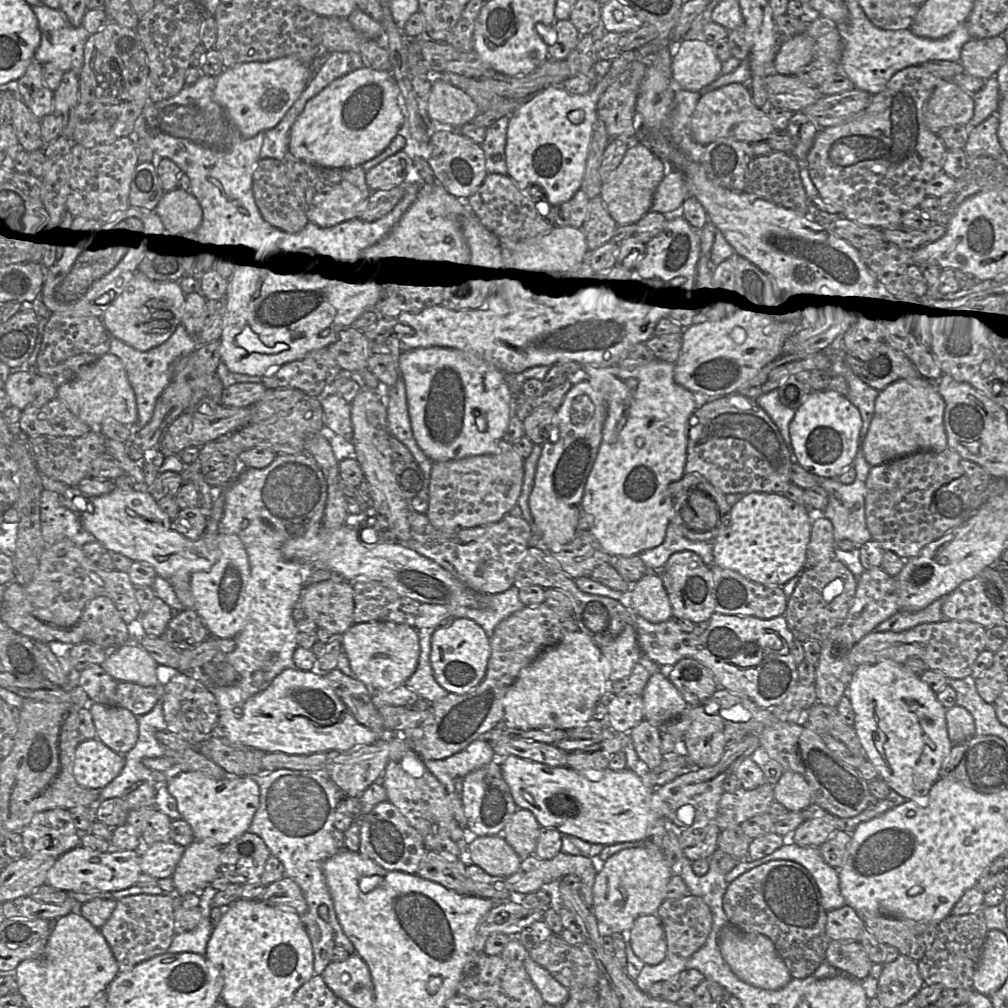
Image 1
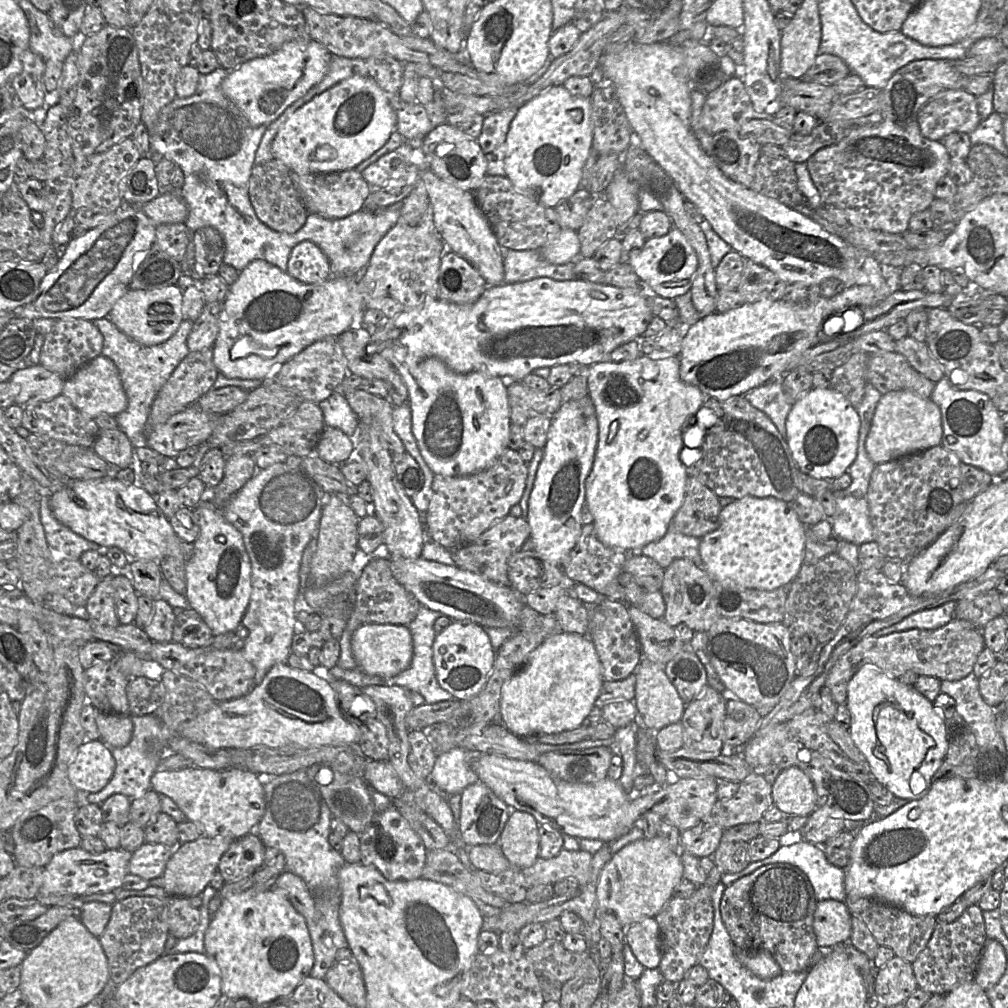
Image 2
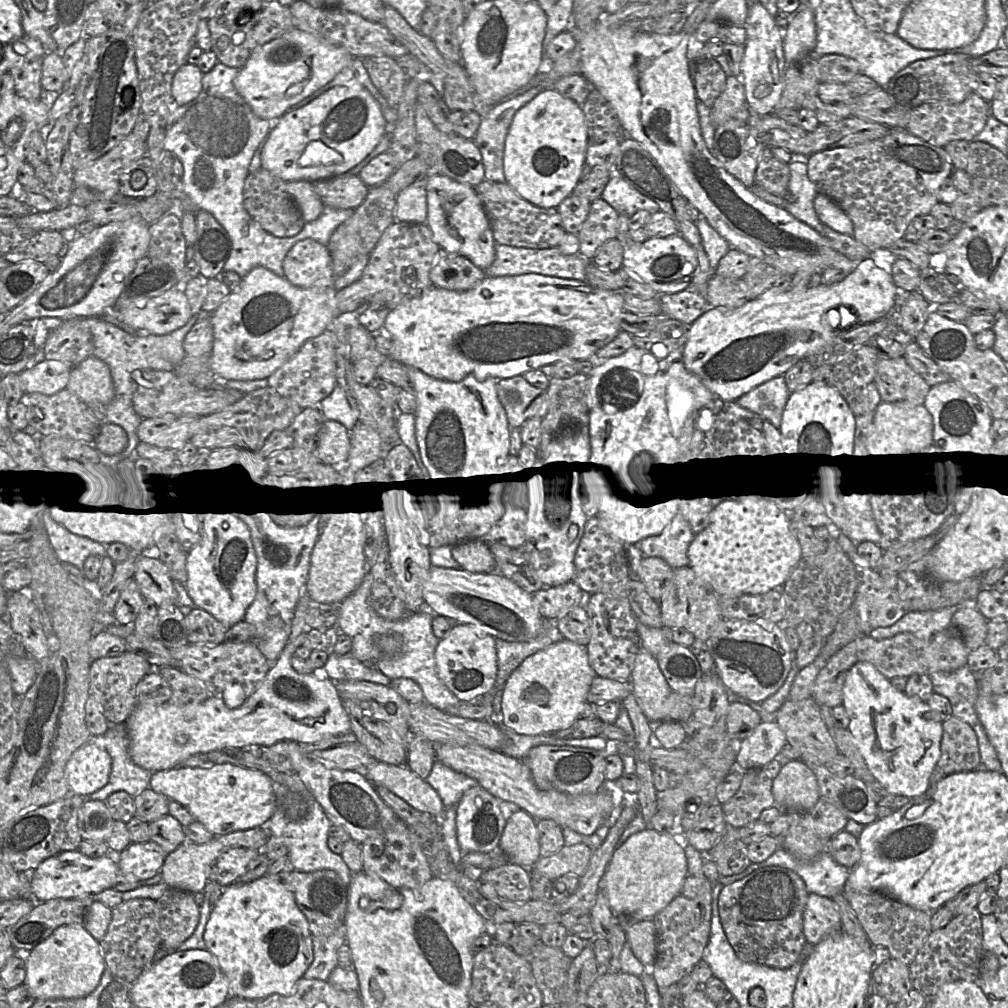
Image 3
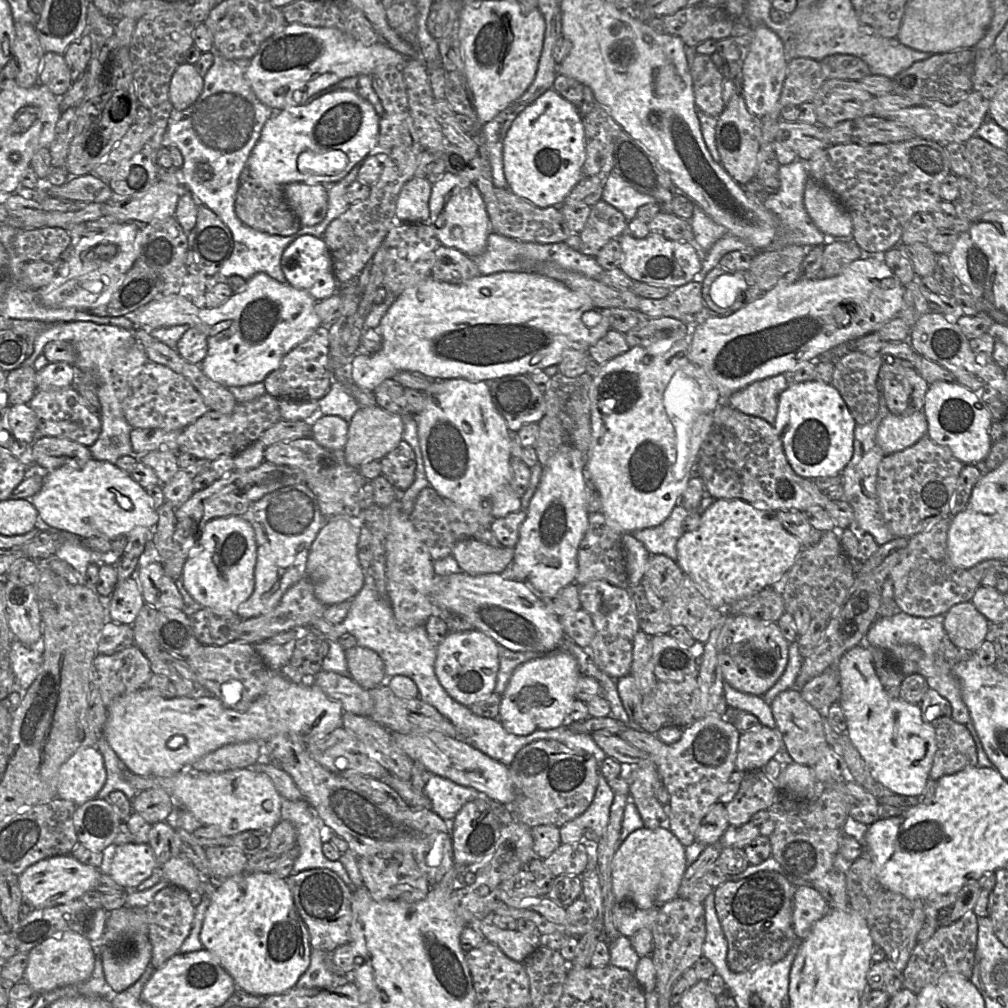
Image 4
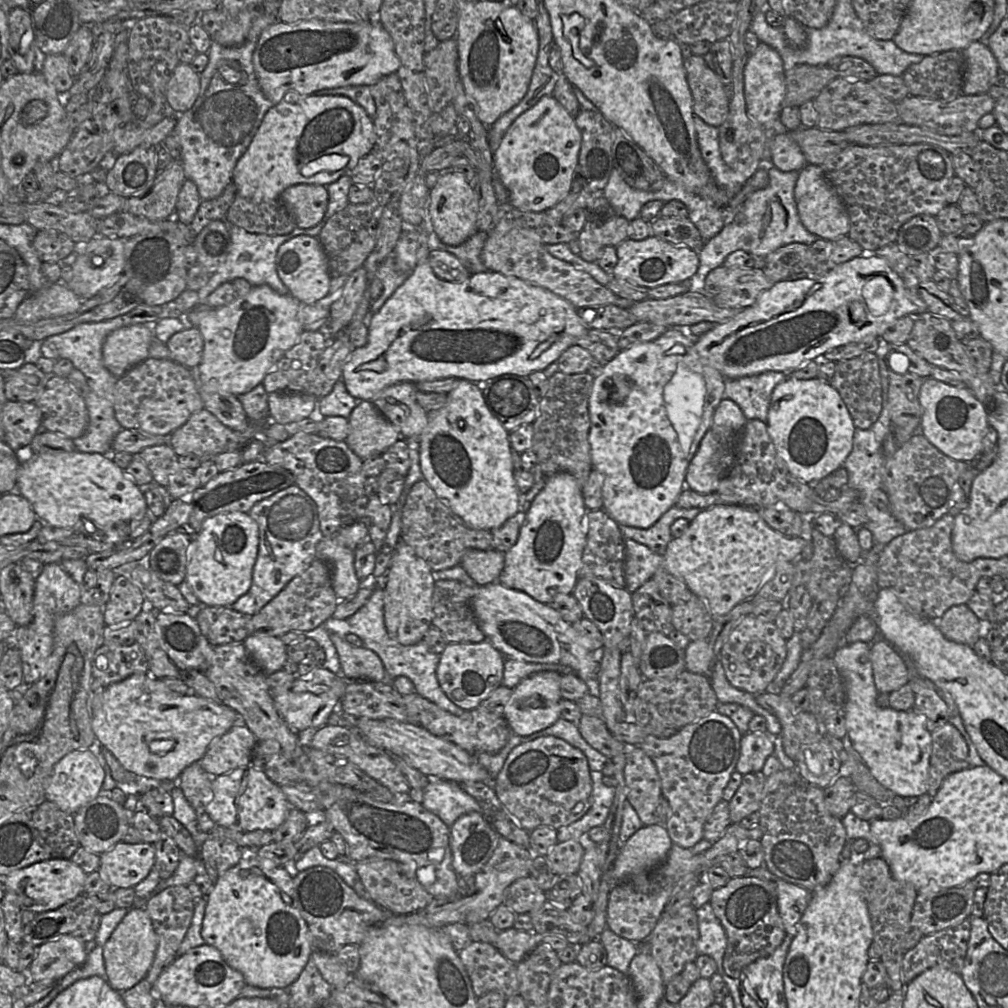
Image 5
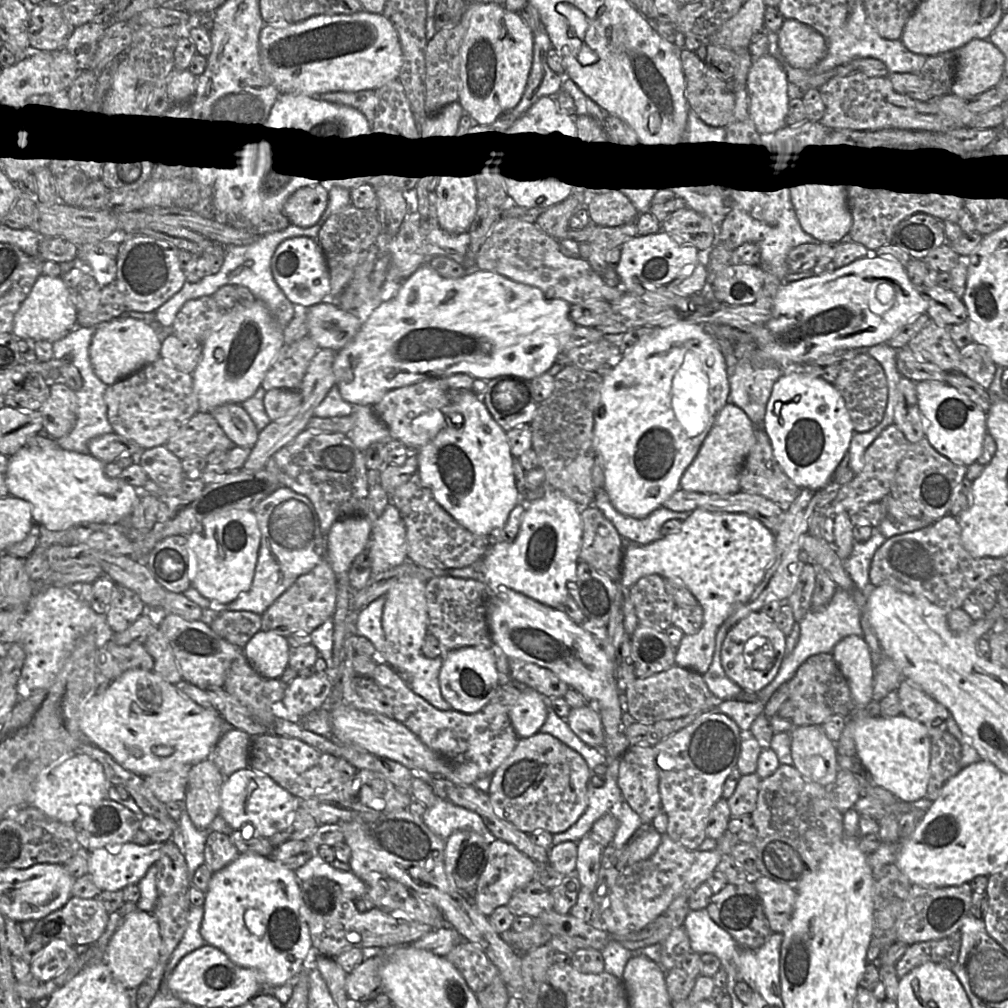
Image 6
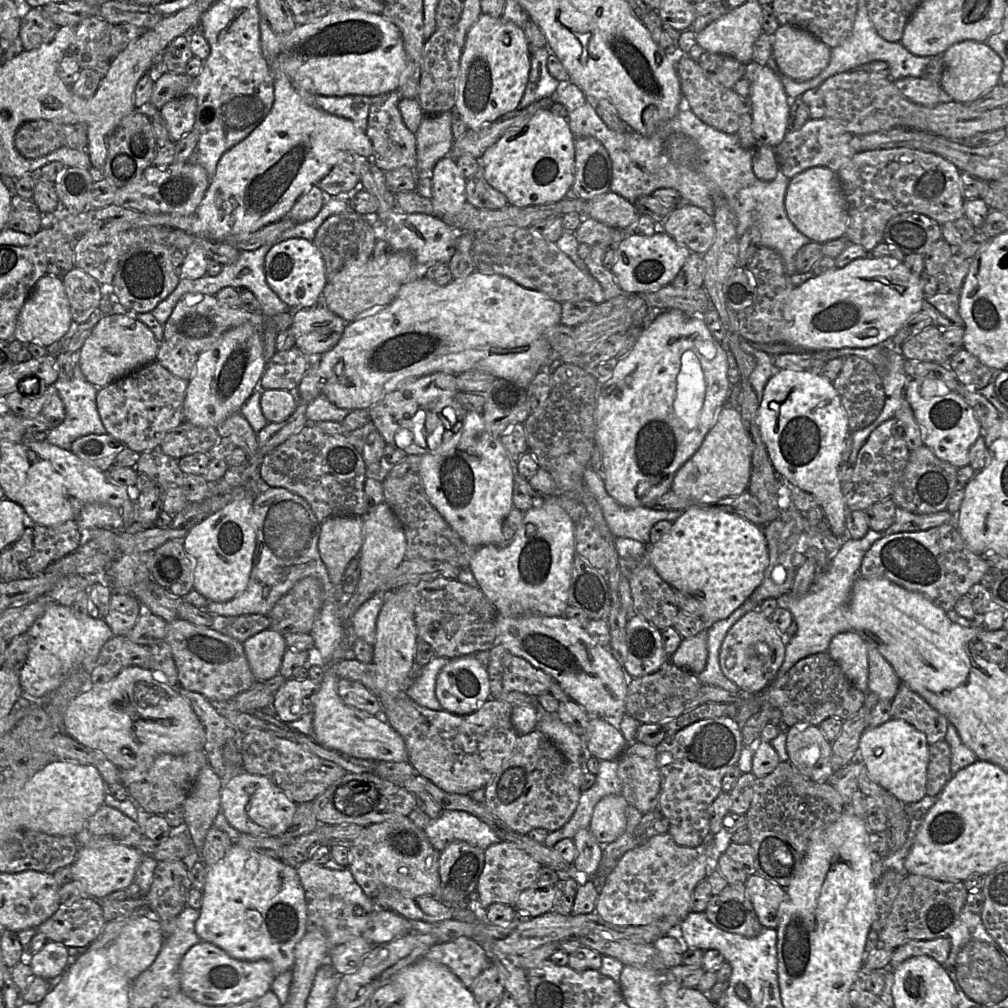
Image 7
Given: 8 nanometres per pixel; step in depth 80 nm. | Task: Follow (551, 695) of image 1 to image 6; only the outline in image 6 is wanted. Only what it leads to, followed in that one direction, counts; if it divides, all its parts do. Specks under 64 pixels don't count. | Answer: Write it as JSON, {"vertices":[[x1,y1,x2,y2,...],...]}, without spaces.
{"vertices":[[524,688,518,700,508,708,511,724,519,738,528,738,540,731,547,719,547,699,531,688]]}

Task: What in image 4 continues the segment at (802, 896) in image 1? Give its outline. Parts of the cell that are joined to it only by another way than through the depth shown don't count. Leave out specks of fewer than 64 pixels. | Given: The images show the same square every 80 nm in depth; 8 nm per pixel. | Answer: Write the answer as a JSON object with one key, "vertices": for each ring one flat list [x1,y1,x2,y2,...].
{"vertices":[[760,871,714,888,715,909,728,944,727,964,736,973,761,962,782,960,798,939,793,924,793,897,796,886,775,871]]}

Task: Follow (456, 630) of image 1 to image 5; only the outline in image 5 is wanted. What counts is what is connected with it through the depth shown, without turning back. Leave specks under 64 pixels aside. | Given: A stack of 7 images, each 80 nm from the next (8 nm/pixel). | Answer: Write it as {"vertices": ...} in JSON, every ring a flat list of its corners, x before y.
{"vertices":[[488,639,479,643,447,643,440,654,436,675,447,697,463,710,471,711,501,685,504,659]]}

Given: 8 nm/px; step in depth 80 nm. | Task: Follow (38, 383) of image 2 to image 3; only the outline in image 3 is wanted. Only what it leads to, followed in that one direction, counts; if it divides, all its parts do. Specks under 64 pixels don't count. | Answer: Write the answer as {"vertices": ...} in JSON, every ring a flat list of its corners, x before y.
{"vertices":[[44,360,20,373,19,379,25,394,54,395,67,389,70,372,71,368,62,362]]}

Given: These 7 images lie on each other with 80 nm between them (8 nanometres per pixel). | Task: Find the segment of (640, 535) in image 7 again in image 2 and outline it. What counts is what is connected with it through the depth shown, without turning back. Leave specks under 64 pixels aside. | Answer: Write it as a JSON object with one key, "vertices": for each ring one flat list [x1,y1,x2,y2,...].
{"vertices":[[672,518,666,534,660,540,642,547,638,553,652,558,663,569,678,558,687,558,697,567,703,568,699,552,700,541,701,538,687,536,678,531]]}

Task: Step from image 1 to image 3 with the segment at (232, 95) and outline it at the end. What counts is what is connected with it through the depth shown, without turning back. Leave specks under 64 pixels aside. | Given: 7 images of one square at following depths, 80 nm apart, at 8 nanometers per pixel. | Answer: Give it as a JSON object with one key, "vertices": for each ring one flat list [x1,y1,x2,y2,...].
{"vertices":[[298,28,257,47,233,83,259,118,277,121,297,103,330,82,354,57,343,47,323,43]]}

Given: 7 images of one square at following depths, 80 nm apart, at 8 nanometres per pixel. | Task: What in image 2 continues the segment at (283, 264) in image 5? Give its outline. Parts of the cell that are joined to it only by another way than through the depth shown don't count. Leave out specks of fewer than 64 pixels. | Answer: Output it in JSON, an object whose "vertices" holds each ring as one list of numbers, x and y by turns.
{"vertices":[[302,241,292,249,287,273,305,284,321,284,332,277,329,259,311,241]]}

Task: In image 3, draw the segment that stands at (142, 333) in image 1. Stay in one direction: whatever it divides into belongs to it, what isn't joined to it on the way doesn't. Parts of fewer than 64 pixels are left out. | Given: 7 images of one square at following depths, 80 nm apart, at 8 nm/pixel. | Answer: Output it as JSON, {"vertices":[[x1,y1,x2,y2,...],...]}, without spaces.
{"vertices":[[172,287,151,298,142,308,121,311,118,320,134,329,164,335,184,326,193,315,190,304,180,288]]}

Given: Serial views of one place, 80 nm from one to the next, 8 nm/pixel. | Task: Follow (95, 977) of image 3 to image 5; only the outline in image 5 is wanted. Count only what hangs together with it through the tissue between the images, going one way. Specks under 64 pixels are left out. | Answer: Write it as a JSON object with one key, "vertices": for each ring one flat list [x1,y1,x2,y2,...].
{"vertices":[[62,935,42,944,29,967,21,973,33,982,58,981,86,961,85,943,71,935]]}

